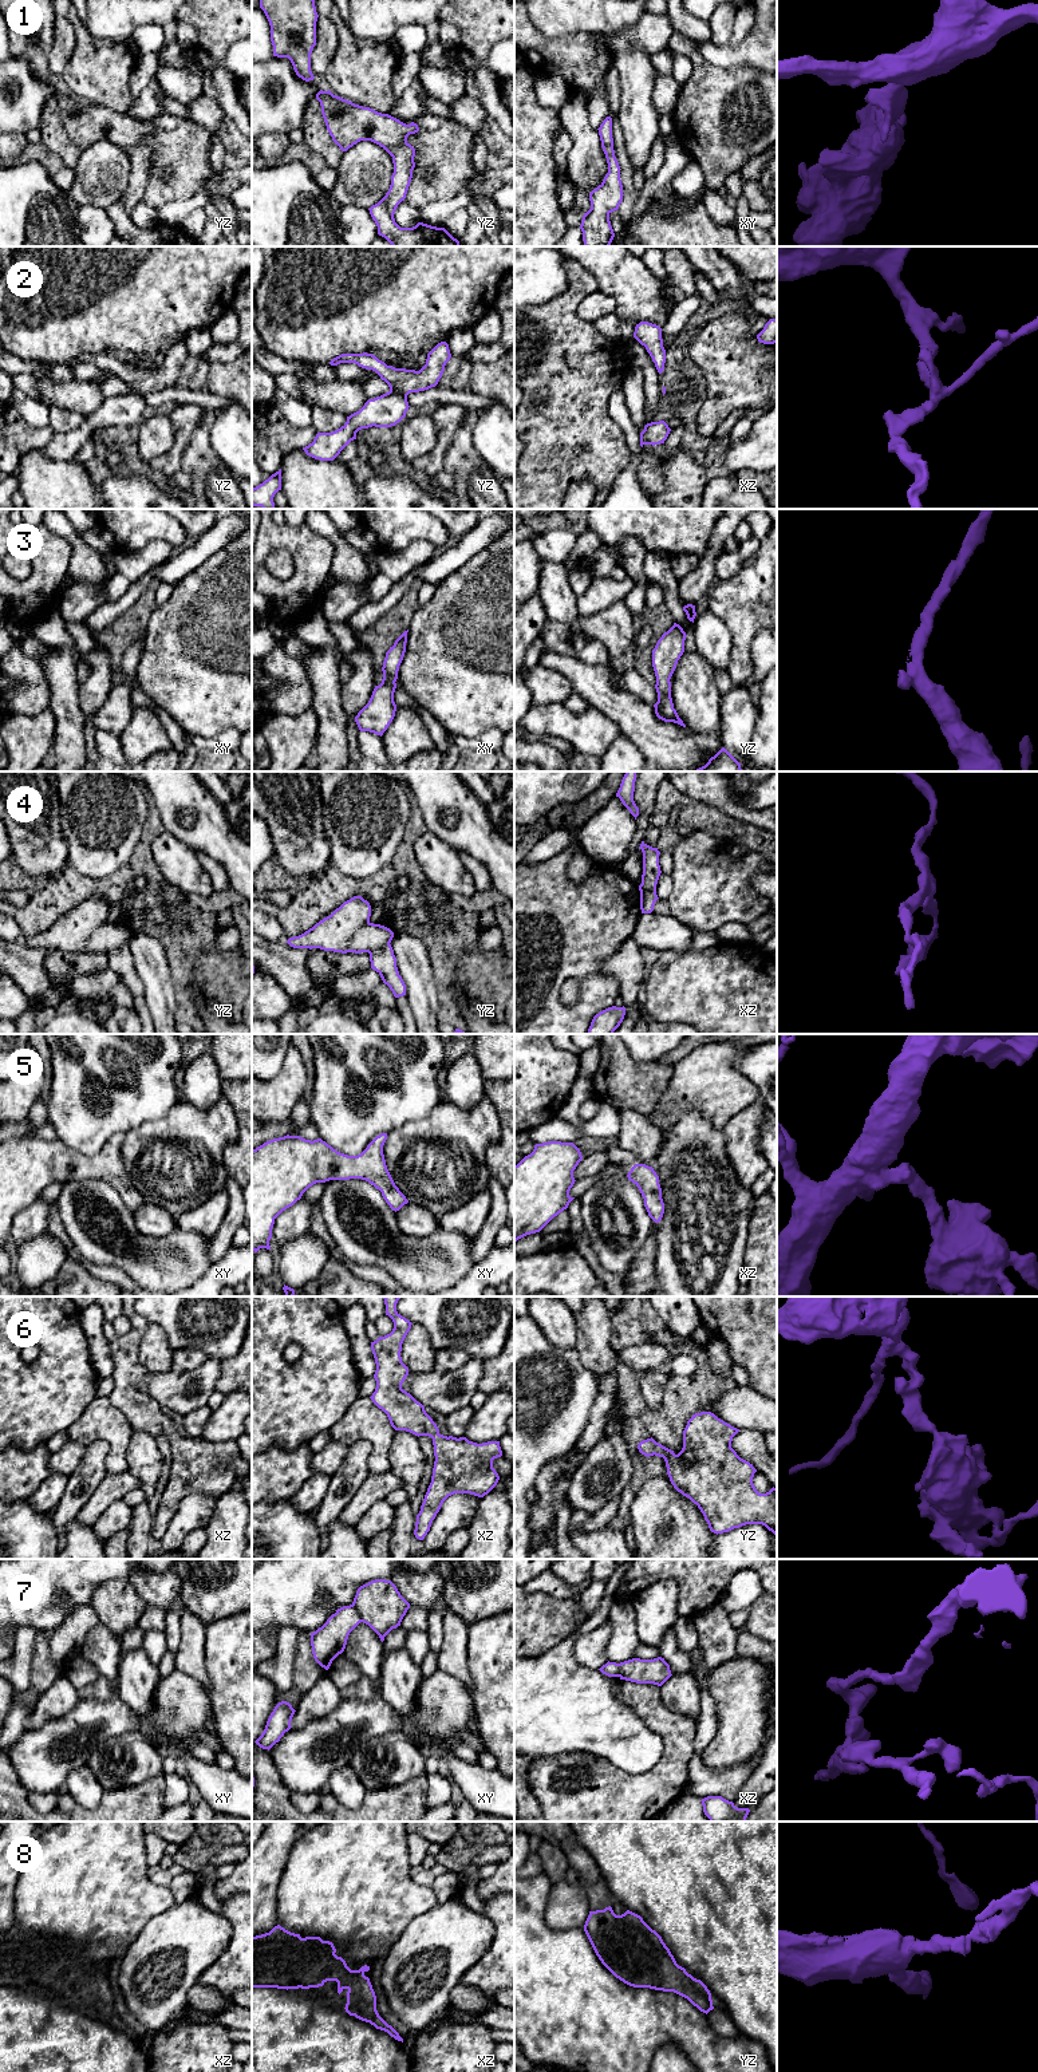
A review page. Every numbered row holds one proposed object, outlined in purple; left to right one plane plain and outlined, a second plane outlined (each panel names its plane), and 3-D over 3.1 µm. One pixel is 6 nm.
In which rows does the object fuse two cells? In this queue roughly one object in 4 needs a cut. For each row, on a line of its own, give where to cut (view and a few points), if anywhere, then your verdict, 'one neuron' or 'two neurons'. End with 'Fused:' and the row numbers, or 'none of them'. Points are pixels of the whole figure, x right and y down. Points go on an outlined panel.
1: cut none; one neuron
2: cut none; one neuron
3: cut none; one neuron
4: cut yz (389, 942), (368, 952); two neurons
5: cut none; one neuron
6: cut none; one neuron
7: cut xy (351, 1605), (362, 1621); two neurons
8: cut none; one neuron
Fused: 4, 7

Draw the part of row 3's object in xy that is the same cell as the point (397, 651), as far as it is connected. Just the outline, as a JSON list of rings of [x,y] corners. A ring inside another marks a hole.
[[[409,630],[404,631],[386,652],[382,667],[382,683],[375,686],[368,703],[355,717],[355,722],[360,731],[370,731],[382,737],[395,717],[395,682],[406,652],[407,632]]]

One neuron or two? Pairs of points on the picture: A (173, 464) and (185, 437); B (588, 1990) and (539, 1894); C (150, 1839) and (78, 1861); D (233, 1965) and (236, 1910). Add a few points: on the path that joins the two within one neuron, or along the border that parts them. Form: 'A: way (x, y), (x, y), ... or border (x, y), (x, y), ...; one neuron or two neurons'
A: way (173, 457), (180, 444); one neuron
B: way (564, 1966), (536, 1938), (536, 1918); one neuron
C: border (145, 1835), (145, 1861), (149, 1866); two neurons
D: way (237, 1952), (237, 1924); one neuron

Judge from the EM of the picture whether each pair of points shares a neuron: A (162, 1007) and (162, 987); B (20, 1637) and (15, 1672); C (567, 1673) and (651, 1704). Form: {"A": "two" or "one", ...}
{"A": "one", "B": "one", "C": "two"}

